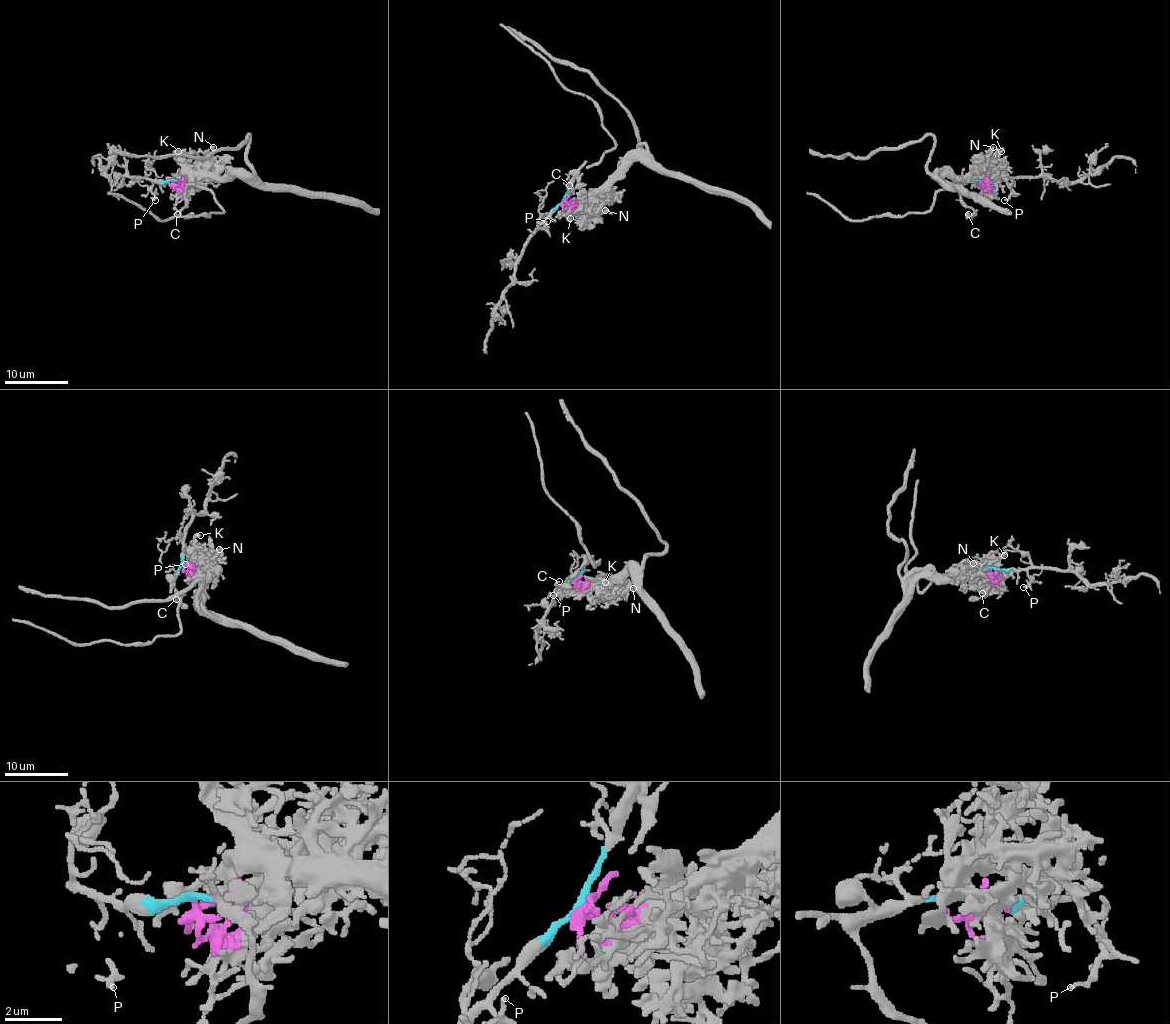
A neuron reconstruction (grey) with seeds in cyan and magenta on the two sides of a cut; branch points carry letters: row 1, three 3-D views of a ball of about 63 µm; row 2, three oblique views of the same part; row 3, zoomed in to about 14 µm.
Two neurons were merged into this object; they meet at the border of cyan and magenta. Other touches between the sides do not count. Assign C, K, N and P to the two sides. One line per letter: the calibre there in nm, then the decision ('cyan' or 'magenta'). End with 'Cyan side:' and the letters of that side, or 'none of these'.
C: 160 nm thick; cyan
K: 300 nm thick; magenta
N: 120 nm thick; magenta
P: 150 nm thick; cyan
Cyan side: C, P

